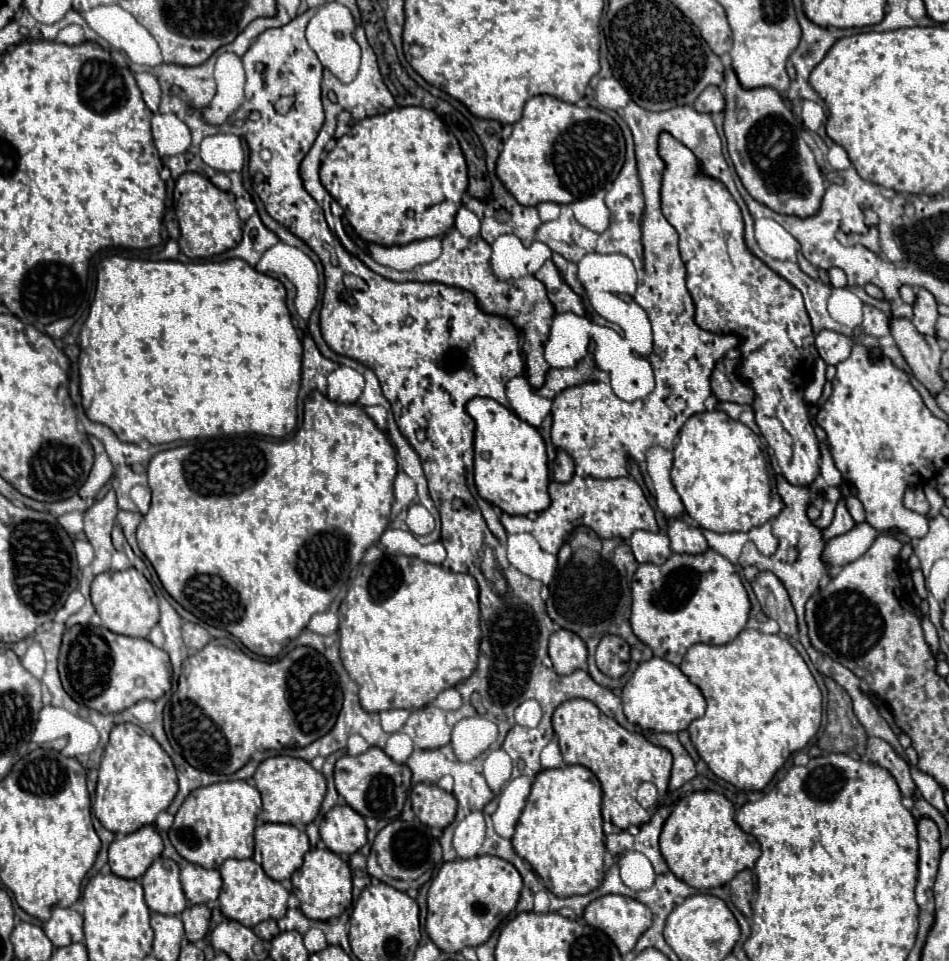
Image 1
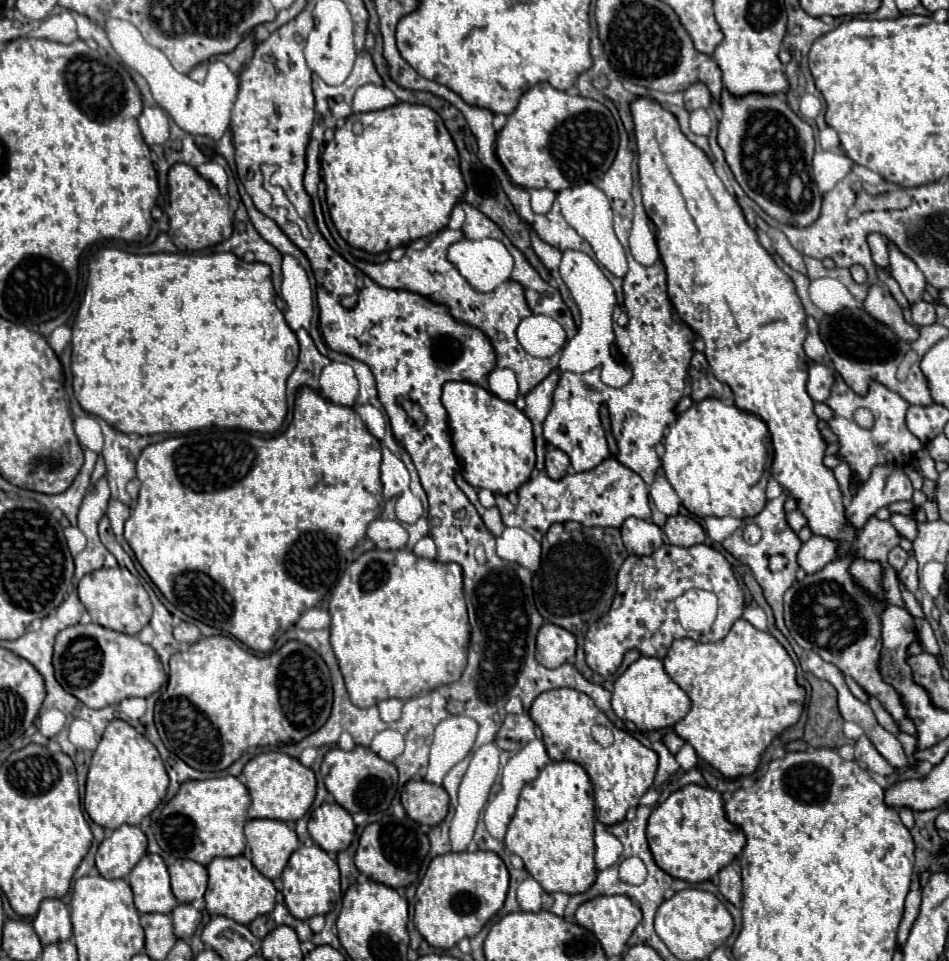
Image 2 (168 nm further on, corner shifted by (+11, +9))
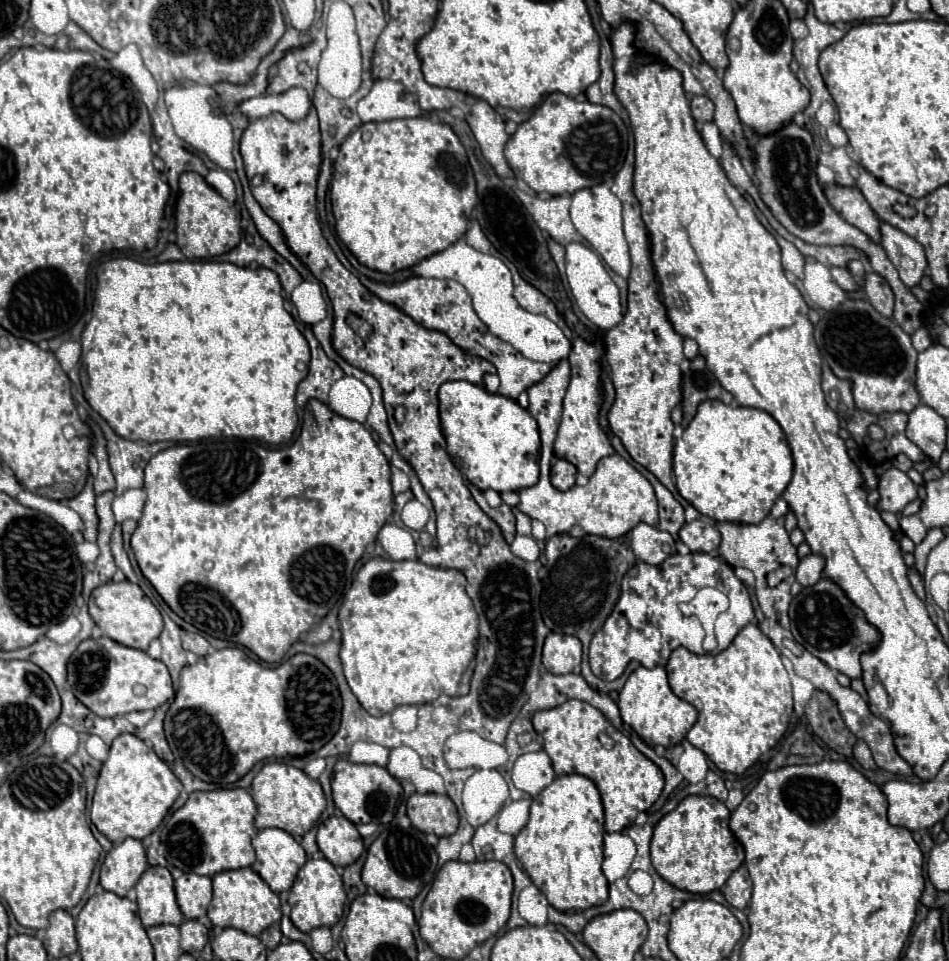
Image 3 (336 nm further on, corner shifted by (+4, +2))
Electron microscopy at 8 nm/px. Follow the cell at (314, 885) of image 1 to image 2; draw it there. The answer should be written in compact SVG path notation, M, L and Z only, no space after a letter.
M301 845L283 869L281 881L285 905L295 919L327 915L333 909L335 901L342 897L339 867L319 845Z

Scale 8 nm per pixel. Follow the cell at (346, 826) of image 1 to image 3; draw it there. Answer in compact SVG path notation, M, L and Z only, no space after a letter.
M330 816L318 826L318 848L334 866L348 866L364 852L362 836L344 816Z

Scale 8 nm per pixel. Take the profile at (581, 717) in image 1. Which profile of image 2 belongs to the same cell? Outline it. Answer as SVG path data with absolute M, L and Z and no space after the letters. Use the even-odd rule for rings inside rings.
M553 689L541 693L531 709L529 717L543 733L543 745L551 761L573 761L579 763L593 783L595 813L603 825L615 825L625 819L631 807L637 807L641 795L653 785L657 771L657 753L647 749L629 733L617 729L595 703L575 689ZM599 723L613 731L615 743L611 747L601 747L591 737L591 727Z

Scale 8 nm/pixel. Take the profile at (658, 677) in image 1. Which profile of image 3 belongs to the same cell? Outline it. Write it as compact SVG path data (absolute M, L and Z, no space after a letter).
M640 666L638 670L634 670L628 676L624 688L620 690L618 708L620 708L622 720L628 726L632 726L648 746L662 744L668 748L668 746L680 744L684 740L686 732L694 726L694 722L698 718L698 710L692 704L688 704L686 700L678 698L670 690L668 674L666 674L666 668L662 668L662 666L656 666L650 670Z

